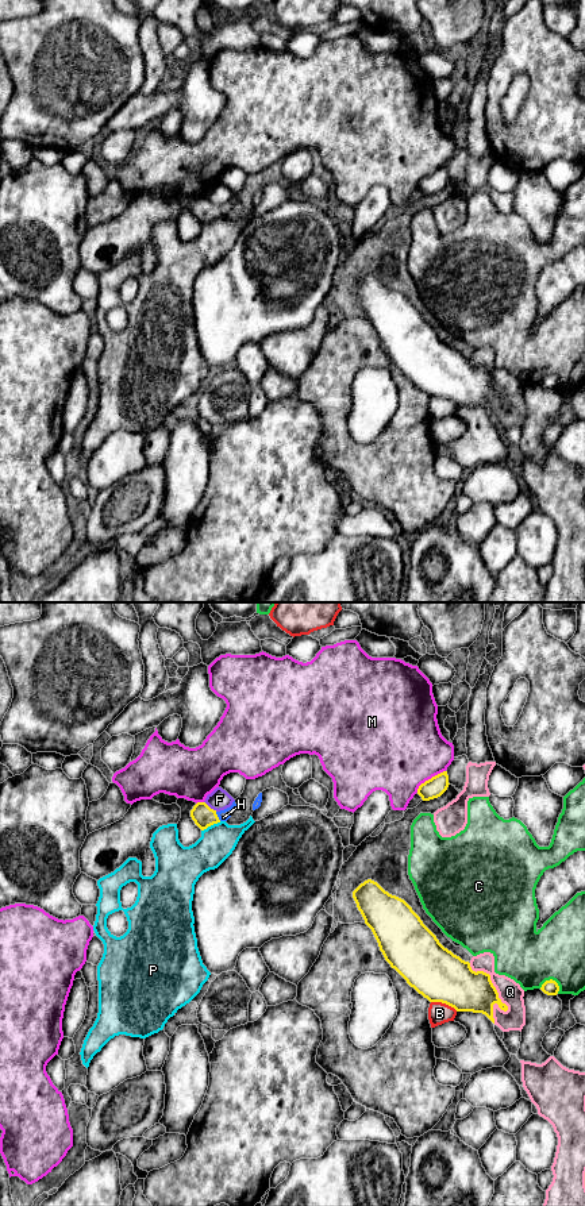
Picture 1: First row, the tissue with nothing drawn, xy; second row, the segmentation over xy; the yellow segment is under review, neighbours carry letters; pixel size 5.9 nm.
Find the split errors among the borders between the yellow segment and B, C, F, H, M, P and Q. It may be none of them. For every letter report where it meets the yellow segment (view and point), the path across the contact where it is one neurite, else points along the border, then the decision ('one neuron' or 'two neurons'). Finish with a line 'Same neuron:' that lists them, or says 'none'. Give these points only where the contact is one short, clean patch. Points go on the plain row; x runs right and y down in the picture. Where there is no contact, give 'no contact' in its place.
B: xy (445, 397) | two neurons
C: xy (551, 374) | two neurons
F: xy (210, 203) | two neurons
H: xy (216, 211) | across xy (203, 211), (216, 211), (224, 210) | one neuron
M: xy (428, 174) | two neurons
P: xy (211, 219) | two neurons
Q: xy (497, 392) | two neurons
Same neuron: H

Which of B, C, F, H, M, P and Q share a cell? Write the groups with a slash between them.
B / C / F / H / M / P / Q

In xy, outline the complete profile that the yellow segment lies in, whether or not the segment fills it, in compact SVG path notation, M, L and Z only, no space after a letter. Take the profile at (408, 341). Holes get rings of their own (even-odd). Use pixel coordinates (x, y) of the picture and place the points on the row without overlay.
M372 274L361 278L353 286L353 293L365 319L372 324L385 355L430 397L446 398L457 407L482 408L493 419L494 398L501 405L508 405L508 401L499 393L490 370L484 366L473 366L469 357L444 343L404 294L389 289Z

